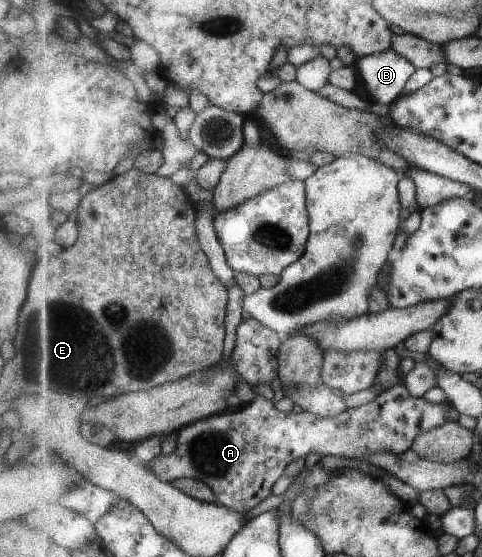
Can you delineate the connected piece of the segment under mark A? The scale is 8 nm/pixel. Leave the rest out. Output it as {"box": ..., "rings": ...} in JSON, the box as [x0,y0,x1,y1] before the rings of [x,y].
{"box":[151,384,448,512],"rings":[[[406,384],[394,386],[382,390],[382,392],[368,404],[359,408],[348,408],[338,416],[331,418],[316,416],[312,412],[304,411],[300,414],[280,412],[276,410],[270,401],[256,396],[251,403],[243,407],[231,408],[221,414],[194,422],[184,426],[177,434],[176,450],[154,460],[151,466],[156,474],[173,483],[177,479],[194,478],[208,484],[220,504],[232,508],[234,512],[248,512],[260,502],[270,496],[272,486],[278,482],[278,478],[285,474],[286,468],[300,458],[306,458],[316,452],[321,455],[343,456],[360,459],[360,456],[368,456],[374,452],[392,452],[392,454],[406,453],[413,449],[416,438],[438,428],[447,422],[448,405],[432,404],[426,398],[416,398],[408,391]]]}

